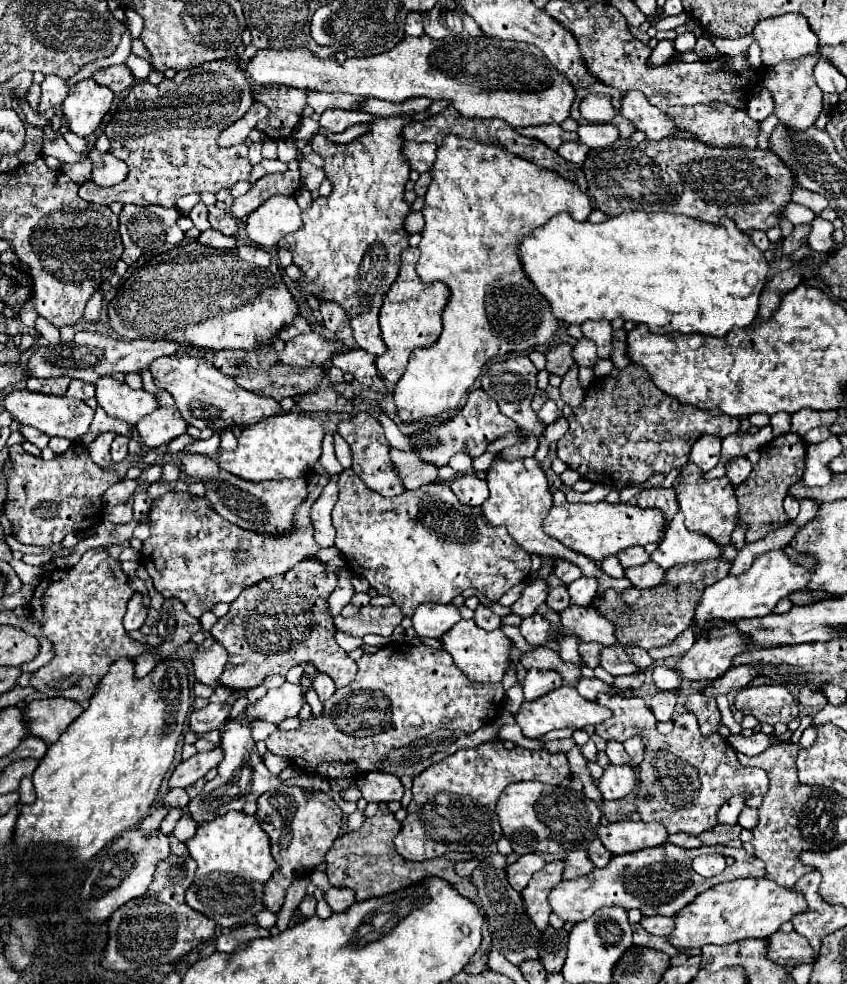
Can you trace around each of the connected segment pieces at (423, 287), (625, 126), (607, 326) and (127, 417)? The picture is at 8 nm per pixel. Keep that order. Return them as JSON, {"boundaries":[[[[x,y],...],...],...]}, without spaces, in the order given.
{"boundaries":[[[[409,247],[401,253],[401,273],[393,283],[393,289],[385,295],[379,325],[381,339],[387,345],[387,351],[375,359],[375,367],[383,379],[389,383],[397,383],[407,367],[407,359],[417,347],[433,345],[441,335],[441,313],[449,301],[449,289],[443,283],[423,283],[415,273],[415,263],[419,259],[419,249]]],[[[621,113],[613,119],[613,123],[615,123],[615,127],[619,129],[619,137],[623,137],[623,139],[629,139],[629,137],[635,133],[633,123],[629,123],[627,119],[623,119],[623,117],[621,117]]],[[[585,321],[581,325],[581,331],[587,339],[595,341],[597,355],[601,359],[609,359],[611,353],[611,323],[609,321]]],[[[101,377],[97,383],[97,403],[113,419],[121,419],[129,425],[137,425],[139,419],[153,413],[159,405],[155,395],[145,389],[131,389],[127,383],[113,377]]]]}

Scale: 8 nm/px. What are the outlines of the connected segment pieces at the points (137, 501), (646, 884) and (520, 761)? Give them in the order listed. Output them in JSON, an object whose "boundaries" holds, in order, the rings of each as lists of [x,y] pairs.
{"boundaries":[[[[144,482],[137,486],[132,496],[133,500],[133,518],[139,519],[139,523],[147,523],[149,521],[149,509],[152,505],[152,500],[145,492],[151,483]]],[[[663,843],[643,851],[615,855],[603,869],[593,869],[589,875],[573,881],[561,881],[561,885],[551,889],[549,905],[559,919],[571,923],[589,919],[597,909],[601,909],[601,905],[625,905],[625,909],[639,909],[643,915],[675,915],[713,885],[743,877],[765,877],[765,863],[755,855],[749,855],[745,849],[735,853],[735,863],[731,867],[713,879],[705,879],[691,869],[689,849]]],[[[493,741],[491,745],[479,745],[475,749],[461,749],[441,763],[431,765],[421,775],[413,779],[413,799],[407,807],[407,817],[401,823],[401,831],[395,837],[395,849],[407,861],[427,861],[441,857],[451,851],[459,853],[473,853],[483,857],[485,853],[497,853],[497,841],[501,839],[503,831],[499,825],[499,817],[495,813],[499,795],[505,791],[507,785],[519,781],[541,781],[549,785],[559,785],[563,779],[569,779],[571,771],[567,765],[565,753],[549,753],[549,751],[529,751],[529,749],[505,749],[501,741]]]]}

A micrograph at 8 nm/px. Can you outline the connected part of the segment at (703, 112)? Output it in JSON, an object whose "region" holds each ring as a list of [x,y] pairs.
{"region":[[[695,105],[695,107],[687,107],[685,117],[683,119],[673,119],[675,125],[679,129],[685,129],[689,133],[693,133],[699,141],[703,141],[705,145],[711,147],[757,147],[757,135],[759,135],[759,123],[753,121],[745,111],[741,109],[733,109],[729,105],[717,105],[717,107],[709,107],[709,105]]]}

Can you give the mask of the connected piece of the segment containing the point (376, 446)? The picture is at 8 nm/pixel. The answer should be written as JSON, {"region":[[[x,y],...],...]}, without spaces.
{"region":[[[357,413],[353,419],[341,421],[337,425],[337,433],[349,443],[351,455],[353,455],[353,471],[369,489],[377,491],[383,497],[395,497],[405,491],[393,469],[393,463],[389,457],[391,447],[383,435],[383,427],[379,425],[379,421],[375,417],[371,417],[369,413]]]}

